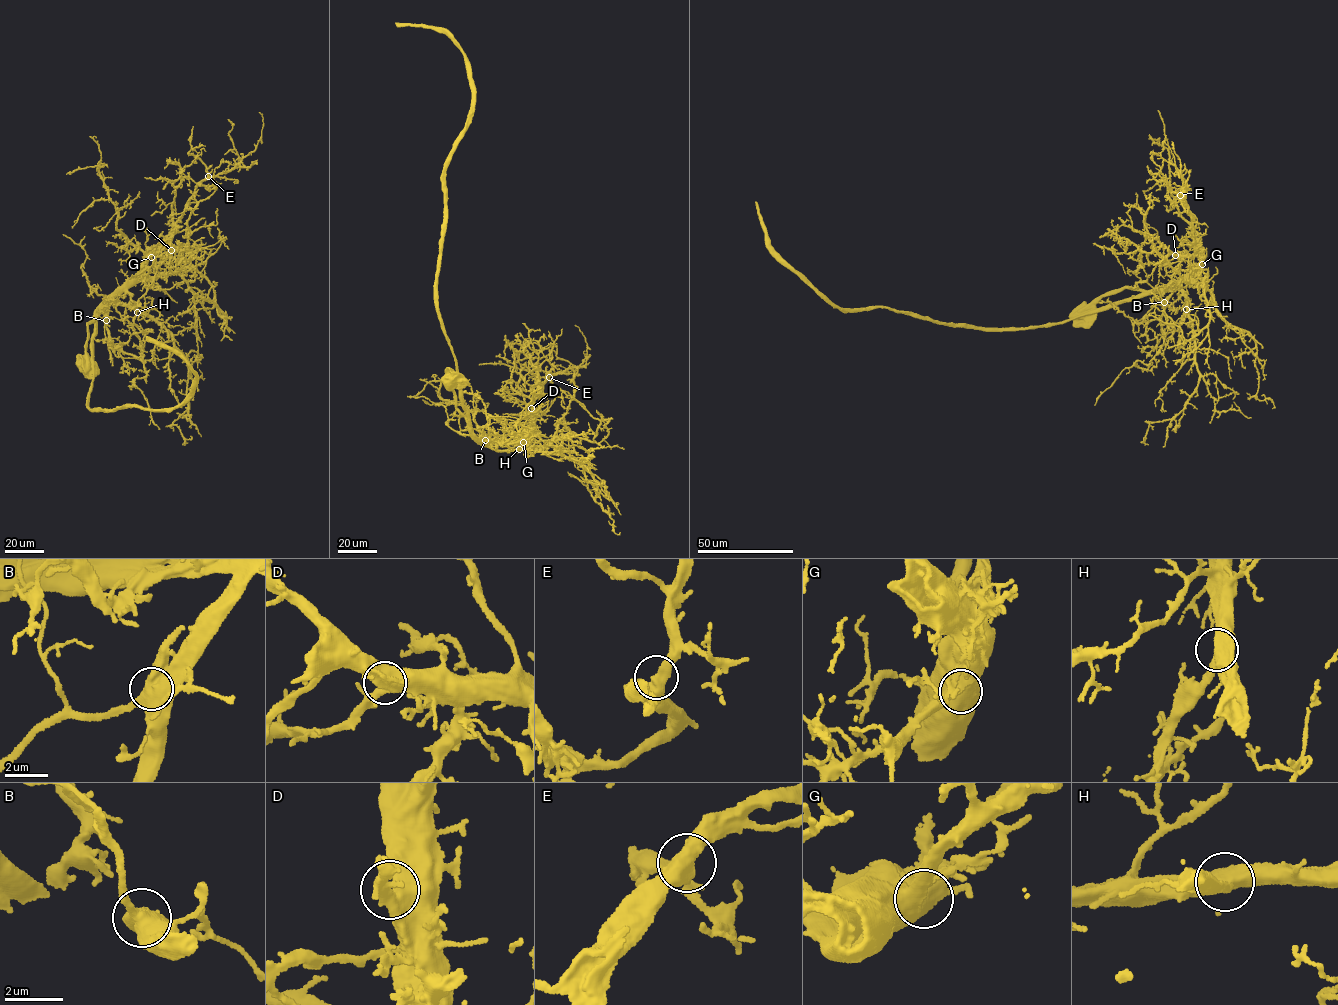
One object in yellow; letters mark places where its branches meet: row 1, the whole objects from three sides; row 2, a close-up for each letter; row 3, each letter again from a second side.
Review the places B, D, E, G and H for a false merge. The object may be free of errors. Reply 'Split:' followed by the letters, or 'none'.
Split: B

